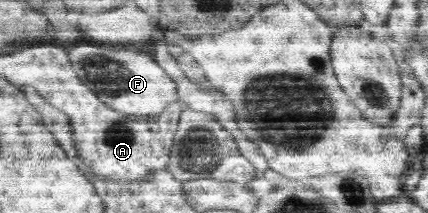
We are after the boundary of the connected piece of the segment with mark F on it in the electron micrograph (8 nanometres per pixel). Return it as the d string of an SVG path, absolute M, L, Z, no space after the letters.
M77 42L69 50L69 60L75 74L81 80L83 68L83 84L99 96L101 102L125 114L141 114L153 116L161 114L175 98L178 86L169 78L169 74L153 60L149 52L143 52L141 46L111 46L111 44L89 44Z

